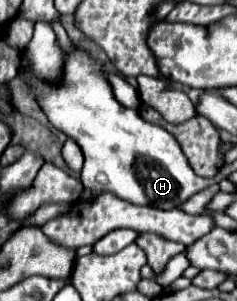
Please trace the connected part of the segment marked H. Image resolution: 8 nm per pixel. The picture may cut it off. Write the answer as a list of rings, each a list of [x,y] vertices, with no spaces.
[[[78,47],[74,53],[66,55],[64,73],[66,83],[62,87],[50,87],[36,81],[30,83],[38,87],[38,103],[48,121],[74,139],[84,153],[82,199],[112,191],[134,205],[176,209],[212,183],[194,173],[180,145],[166,129],[144,121],[136,109],[122,107],[114,99],[104,69],[92,61],[84,49]]]

